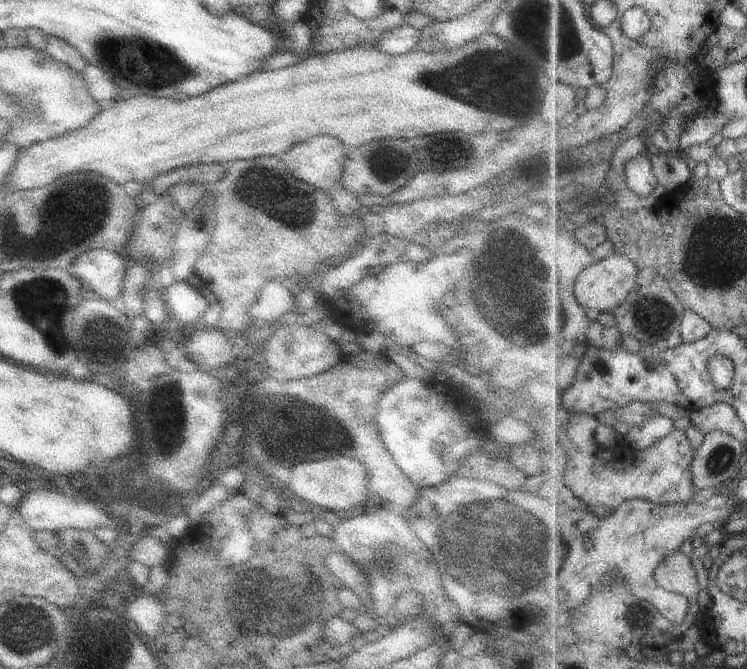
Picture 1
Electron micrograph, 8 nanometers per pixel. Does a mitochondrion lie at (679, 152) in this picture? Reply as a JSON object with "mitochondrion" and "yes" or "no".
{"mitochondrion":"no"}

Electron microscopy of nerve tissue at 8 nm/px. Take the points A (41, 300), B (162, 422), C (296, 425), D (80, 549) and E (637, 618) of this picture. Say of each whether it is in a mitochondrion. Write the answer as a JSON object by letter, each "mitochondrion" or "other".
{"A":"mitochondrion","B":"mitochondrion","C":"mitochondrion","D":"mitochondrion","E":"mitochondrion"}

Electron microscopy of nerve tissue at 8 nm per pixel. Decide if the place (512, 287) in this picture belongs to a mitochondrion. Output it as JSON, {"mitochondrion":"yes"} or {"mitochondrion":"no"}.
{"mitochondrion":"yes"}

